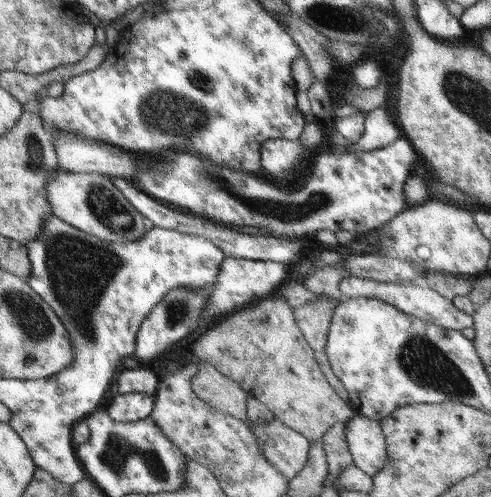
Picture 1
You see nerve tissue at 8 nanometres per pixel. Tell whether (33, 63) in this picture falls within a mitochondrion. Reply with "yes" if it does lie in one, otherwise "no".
no

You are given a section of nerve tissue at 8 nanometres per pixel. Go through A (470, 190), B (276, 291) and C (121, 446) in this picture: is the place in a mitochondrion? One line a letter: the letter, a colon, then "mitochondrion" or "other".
A: other
B: other
C: mitochondrion

